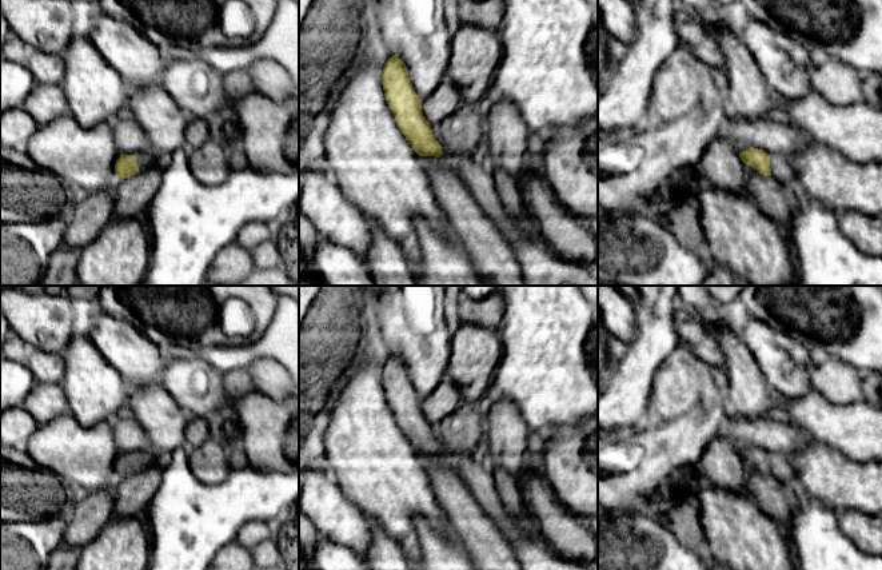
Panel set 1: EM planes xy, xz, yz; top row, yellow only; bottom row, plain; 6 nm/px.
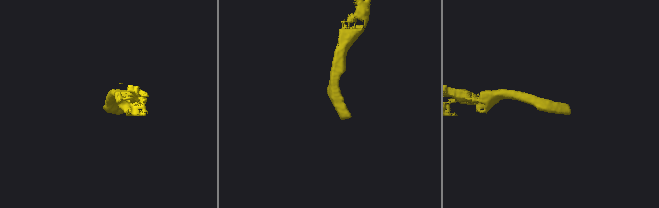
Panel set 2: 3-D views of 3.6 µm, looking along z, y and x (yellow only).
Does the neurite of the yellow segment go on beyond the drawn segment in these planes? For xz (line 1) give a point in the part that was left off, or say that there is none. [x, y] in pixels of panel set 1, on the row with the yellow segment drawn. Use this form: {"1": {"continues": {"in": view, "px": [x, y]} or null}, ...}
{"1": {"continues": {"in": "xz", "px": [446, 160]}}}

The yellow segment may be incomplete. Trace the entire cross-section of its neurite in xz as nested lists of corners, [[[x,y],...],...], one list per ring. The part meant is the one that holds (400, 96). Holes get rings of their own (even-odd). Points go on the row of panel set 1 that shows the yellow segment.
[[[392,55],[383,67],[383,91],[396,124],[419,156],[435,156],[440,167],[456,172],[456,158],[442,152],[432,135],[431,124],[422,112],[422,100],[416,95],[406,64]]]

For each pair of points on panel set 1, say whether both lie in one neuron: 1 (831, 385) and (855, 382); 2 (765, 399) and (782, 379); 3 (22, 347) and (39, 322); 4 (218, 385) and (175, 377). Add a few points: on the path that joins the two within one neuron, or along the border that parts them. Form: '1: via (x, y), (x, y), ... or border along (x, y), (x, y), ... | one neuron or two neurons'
1: via (837, 383), (850, 383) | one neuron
2: border along (757, 362), (761, 374), (771, 390) | two neurons
3: border along (14, 330), (31, 347) | two neurons
4: via (208, 397), (206, 399), (195, 399), (184, 389) | one neuron

